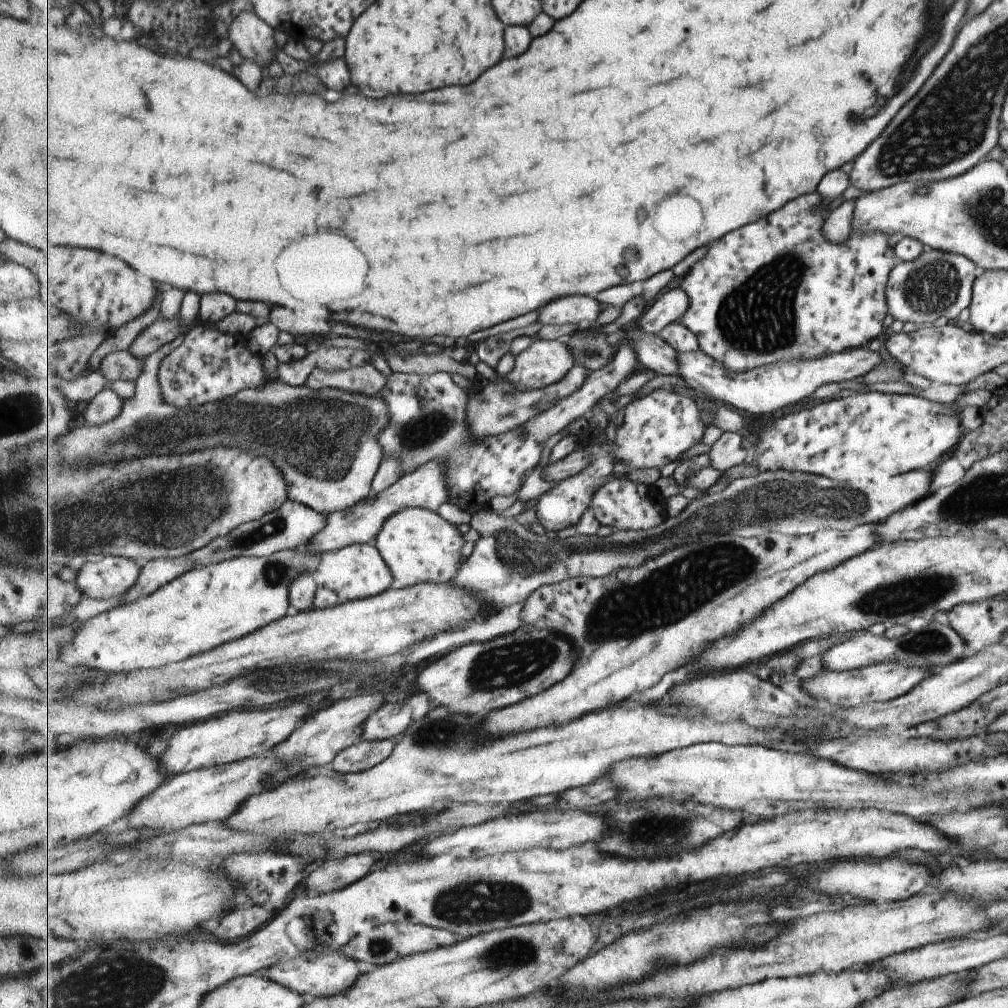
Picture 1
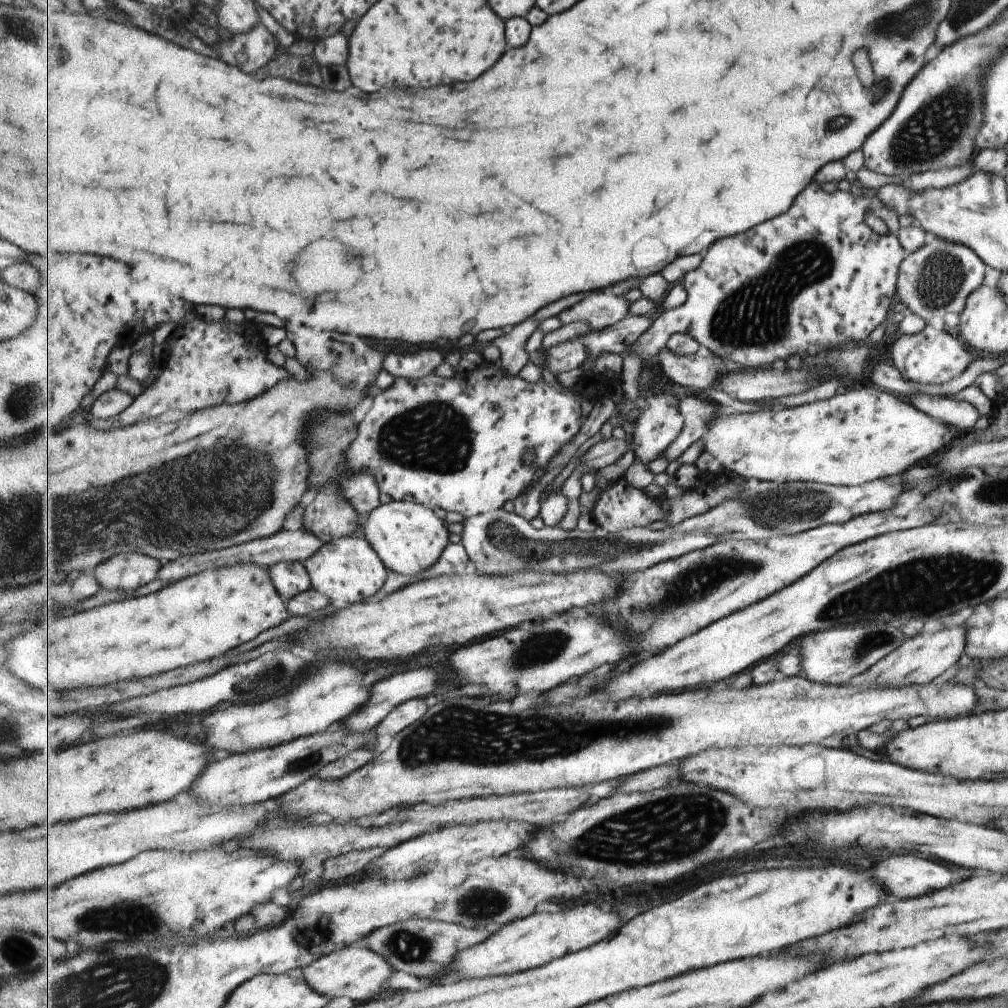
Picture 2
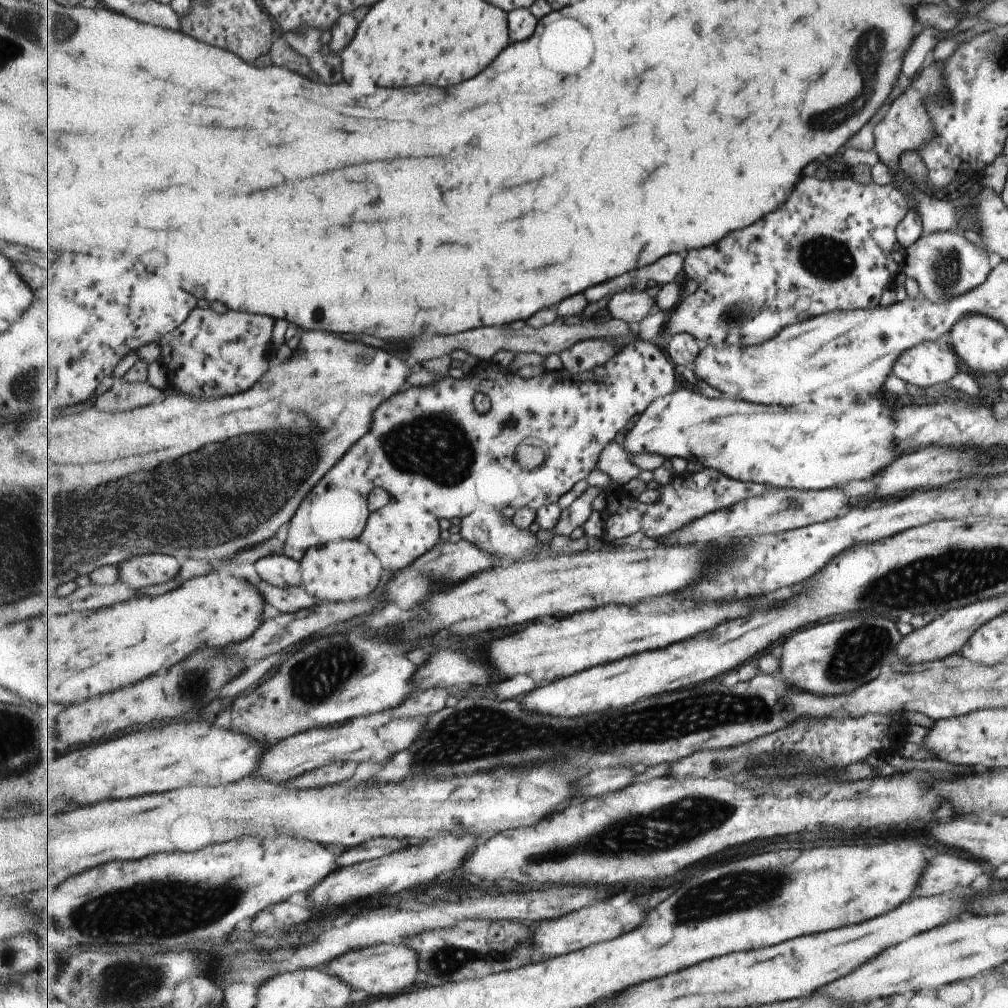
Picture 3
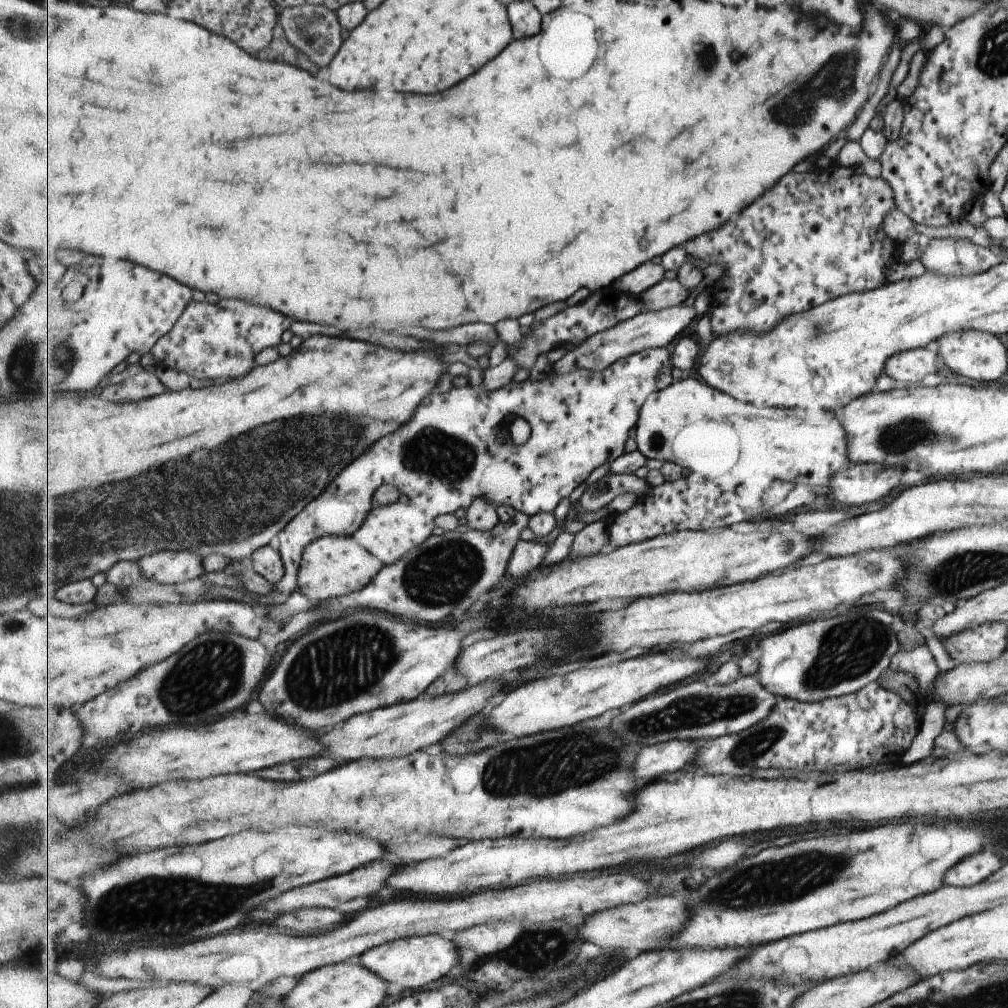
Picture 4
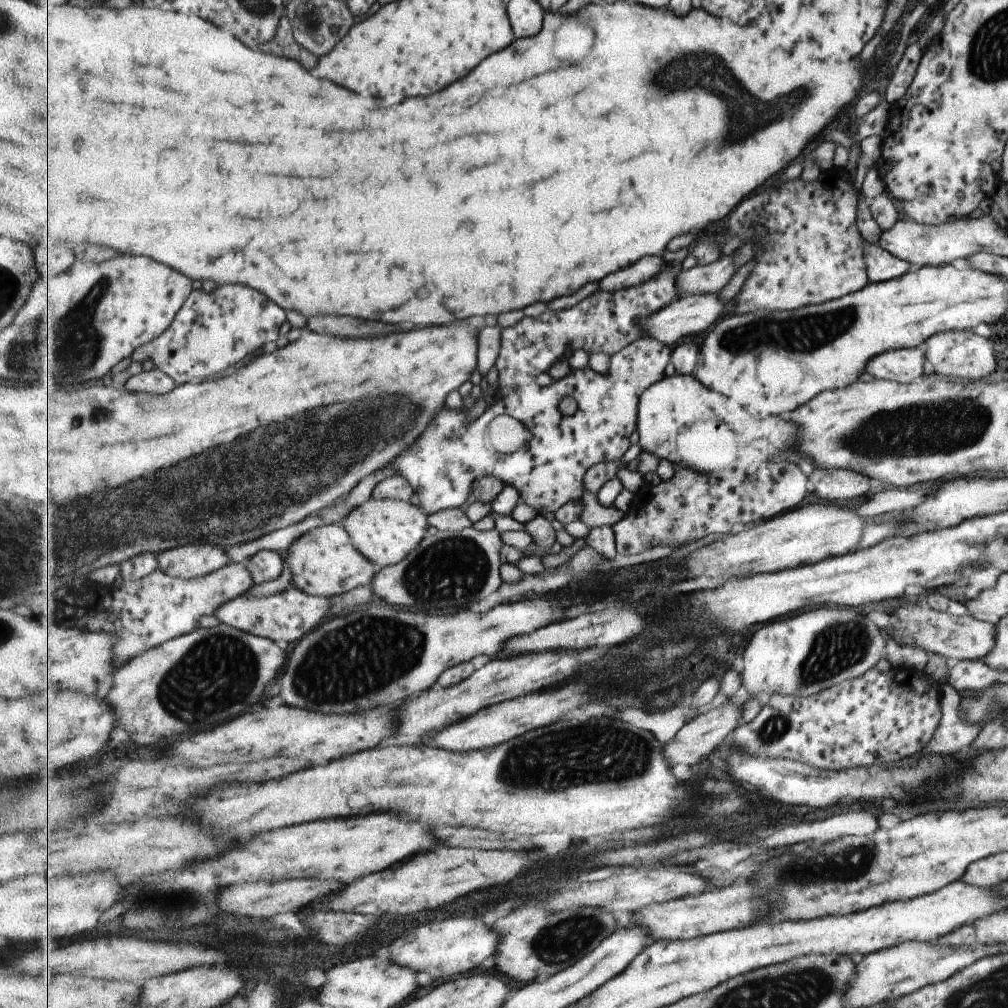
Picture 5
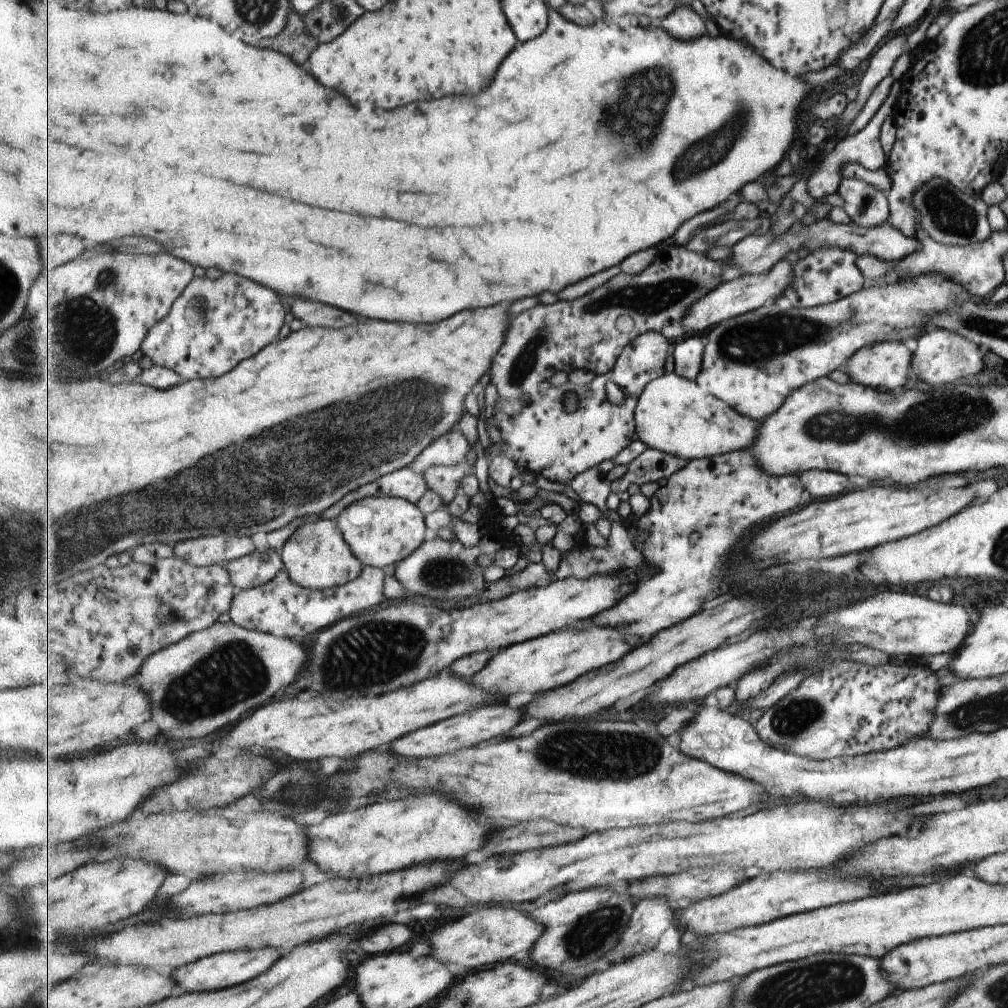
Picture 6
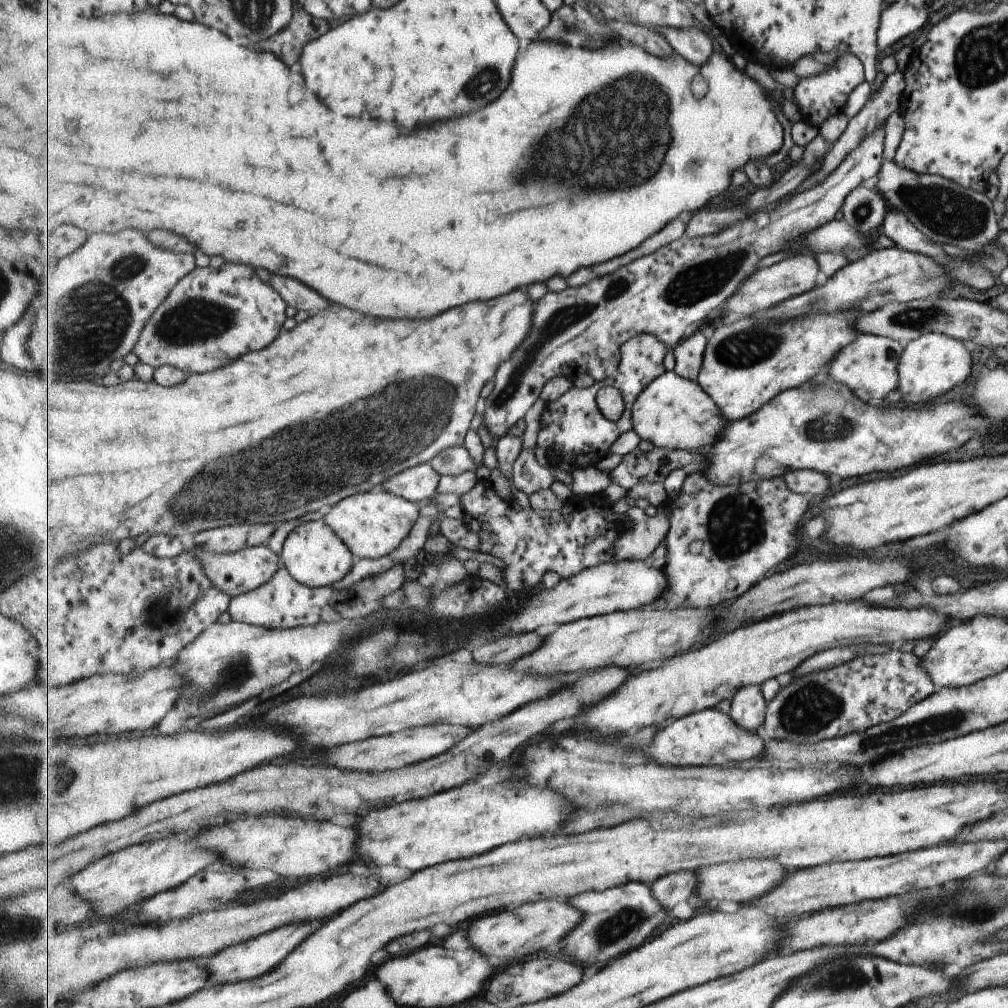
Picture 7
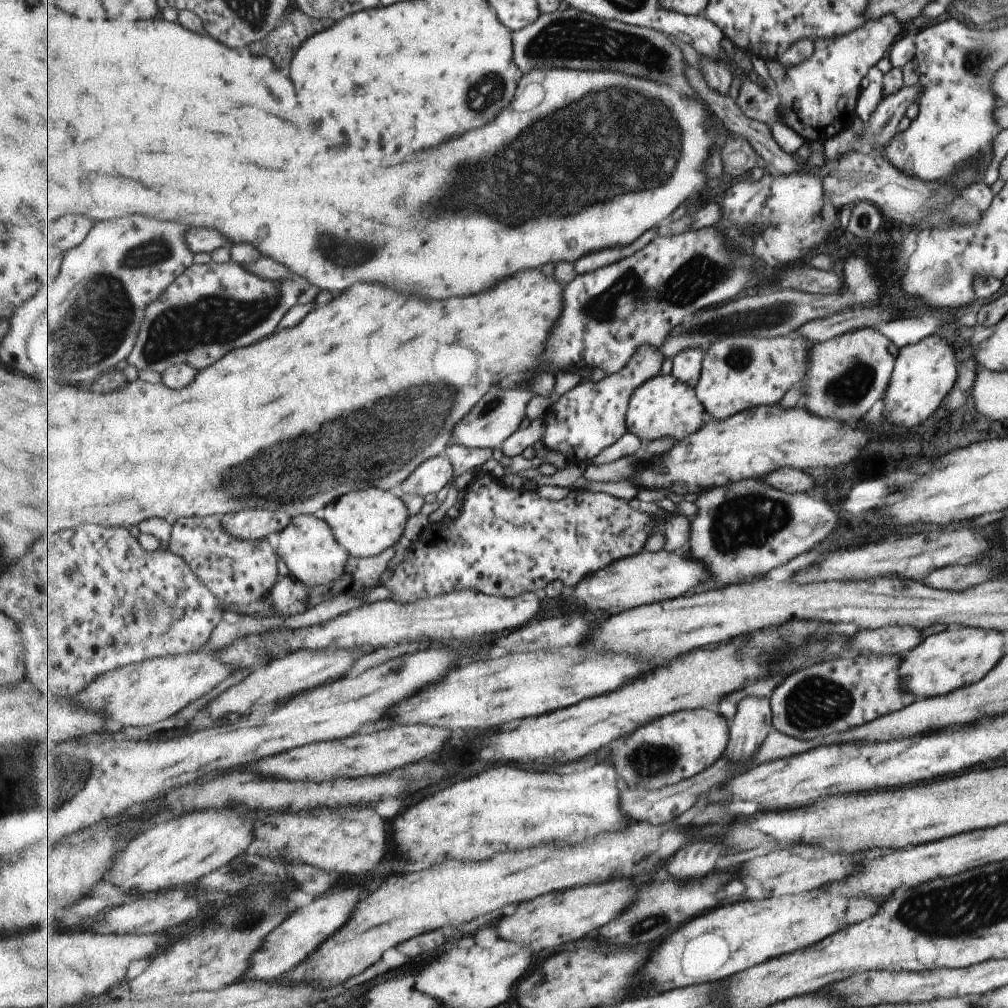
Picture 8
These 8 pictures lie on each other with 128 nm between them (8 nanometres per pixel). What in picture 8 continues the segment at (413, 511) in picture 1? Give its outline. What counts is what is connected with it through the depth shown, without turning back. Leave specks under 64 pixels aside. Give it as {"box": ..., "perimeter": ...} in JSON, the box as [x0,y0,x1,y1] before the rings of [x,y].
{"box":[323,486,411,557],"perimeter":[[[379,486],[351,491],[323,509],[323,519],[329,523],[336,537],[353,557],[374,557],[395,546],[407,526],[411,512],[398,491]]]}

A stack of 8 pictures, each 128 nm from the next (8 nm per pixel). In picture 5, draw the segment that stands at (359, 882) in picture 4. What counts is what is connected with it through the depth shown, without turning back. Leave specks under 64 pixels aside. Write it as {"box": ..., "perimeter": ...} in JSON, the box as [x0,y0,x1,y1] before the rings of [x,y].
{"box":[220,879,347,920],"perimeter":[[[259,879],[252,883],[237,883],[231,888],[223,888],[220,891],[220,908],[225,912],[233,912],[233,914],[247,916],[254,920],[269,919],[281,912],[301,913],[309,904],[321,898],[327,898],[345,886],[347,886],[345,882],[333,882],[333,880],[325,882],[325,880],[295,879],[269,884]]]}

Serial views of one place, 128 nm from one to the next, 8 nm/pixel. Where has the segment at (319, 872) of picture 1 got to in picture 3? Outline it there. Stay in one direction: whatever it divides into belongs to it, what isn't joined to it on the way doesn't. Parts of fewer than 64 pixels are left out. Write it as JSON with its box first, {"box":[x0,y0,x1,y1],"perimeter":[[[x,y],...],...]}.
{"box":[337,838,407,866],"perimeter":[[[375,838],[371,842],[365,842],[365,844],[357,846],[357,848],[347,850],[337,862],[341,866],[353,866],[353,864],[359,864],[359,862],[365,862],[365,860],[373,860],[373,858],[385,856],[389,852],[403,850],[405,846],[407,846],[407,842],[399,840],[399,838]]]}

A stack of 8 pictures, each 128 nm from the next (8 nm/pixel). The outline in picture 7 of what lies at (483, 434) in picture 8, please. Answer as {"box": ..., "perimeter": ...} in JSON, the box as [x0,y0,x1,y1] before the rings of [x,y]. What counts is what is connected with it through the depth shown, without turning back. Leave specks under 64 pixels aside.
{"box":[483,124,884,438],"perimeter":[[[884,124],[873,131],[869,139],[865,137],[827,178],[792,197],[791,202],[787,206],[781,206],[779,212],[757,214],[751,222],[747,220],[711,238],[692,239],[685,234],[678,241],[673,241],[653,254],[638,258],[613,274],[592,280],[588,285],[568,287],[560,293],[546,292],[545,296],[535,302],[529,338],[526,338],[515,350],[515,354],[497,370],[495,388],[486,398],[483,411],[483,424],[489,434],[500,438],[507,436],[509,428],[515,426],[521,418],[525,418],[531,406],[539,400],[539,394],[545,384],[555,376],[564,376],[572,381],[581,374],[590,374],[595,382],[611,378],[622,361],[623,346],[636,336],[654,334],[674,350],[684,340],[685,332],[691,324],[699,320],[708,321],[711,312],[723,306],[725,301],[735,294],[735,290],[745,282],[745,278],[757,270],[755,266],[759,264],[759,260],[783,250],[803,232],[833,219],[833,214],[839,210],[845,195],[879,172],[879,161],[883,152],[883,127]]]}

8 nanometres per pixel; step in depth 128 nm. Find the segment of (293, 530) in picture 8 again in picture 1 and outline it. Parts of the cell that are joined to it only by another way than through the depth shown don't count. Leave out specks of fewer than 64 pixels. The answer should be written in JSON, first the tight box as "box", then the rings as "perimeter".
{"box":[309,543,396,602],"perimeter":[[[373,543],[353,544],[333,552],[323,552],[321,556],[311,560],[309,570],[316,579],[318,588],[333,590],[342,602],[377,597],[392,589],[396,580],[388,563]]]}

